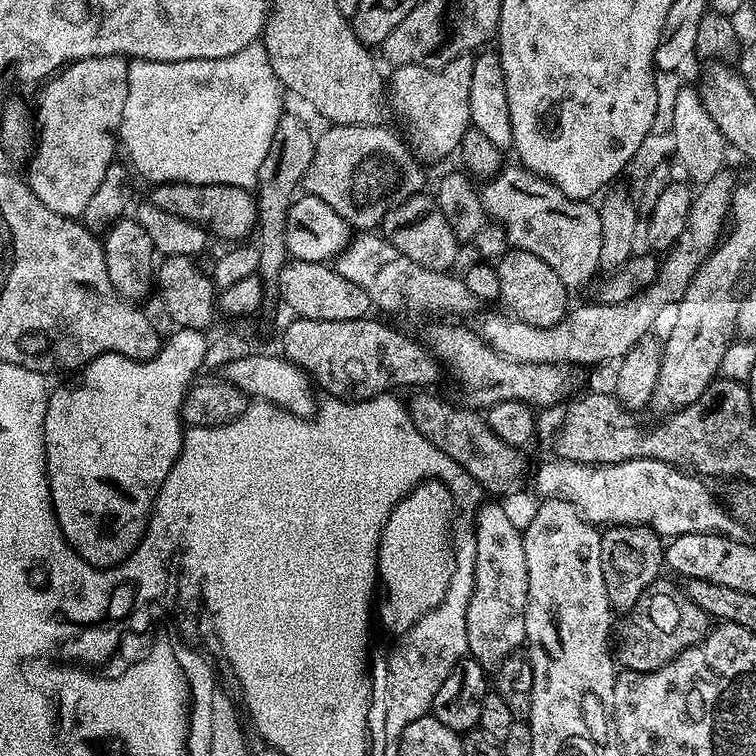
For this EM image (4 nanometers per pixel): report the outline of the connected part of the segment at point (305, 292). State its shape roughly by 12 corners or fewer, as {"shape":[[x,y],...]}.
{"shape":[[289,259],[278,293],[297,317],[363,320],[371,298],[335,267]]}

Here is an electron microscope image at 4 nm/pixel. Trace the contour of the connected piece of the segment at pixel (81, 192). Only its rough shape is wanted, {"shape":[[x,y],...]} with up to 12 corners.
{"shape":[[74,60],[34,108],[28,189],[83,217],[117,159],[129,61]]}

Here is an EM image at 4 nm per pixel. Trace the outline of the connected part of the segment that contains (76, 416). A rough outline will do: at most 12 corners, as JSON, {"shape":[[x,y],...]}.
{"shape":[[209,337],[107,352],[48,398],[56,523],[123,564],[186,448]]}

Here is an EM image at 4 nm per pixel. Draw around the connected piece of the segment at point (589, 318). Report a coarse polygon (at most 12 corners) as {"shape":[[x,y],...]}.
{"shape":[[728,170],[692,200],[656,281],[539,328],[488,312],[478,331],[527,364],[619,361],[682,298],[720,243]]}

